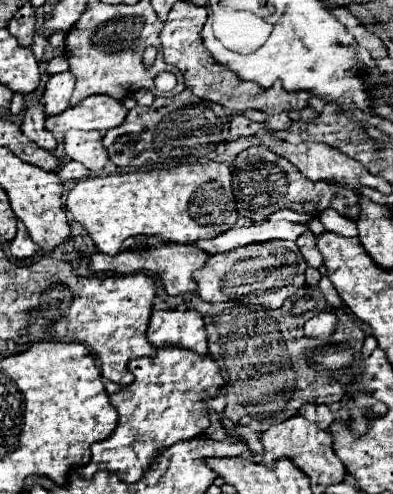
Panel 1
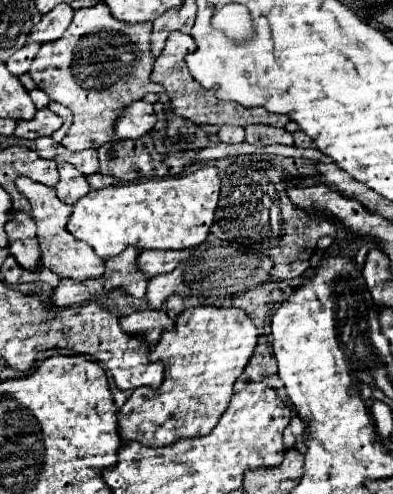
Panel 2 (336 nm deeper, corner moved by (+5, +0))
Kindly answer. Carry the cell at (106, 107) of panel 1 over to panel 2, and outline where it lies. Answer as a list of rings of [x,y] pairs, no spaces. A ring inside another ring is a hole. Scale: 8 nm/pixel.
[[[140,100],[130,104],[122,116],[116,122],[116,134],[118,138],[142,138],[144,134],[152,132],[152,128],[156,126],[158,118],[154,112],[154,106]]]

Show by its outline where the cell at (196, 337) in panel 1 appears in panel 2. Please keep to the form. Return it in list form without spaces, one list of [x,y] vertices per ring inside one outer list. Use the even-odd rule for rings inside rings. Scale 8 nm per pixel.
[[[138,310],[120,318],[122,330],[132,336],[142,336],[148,344],[156,344],[164,330],[170,330],[174,322],[166,316],[164,310]]]

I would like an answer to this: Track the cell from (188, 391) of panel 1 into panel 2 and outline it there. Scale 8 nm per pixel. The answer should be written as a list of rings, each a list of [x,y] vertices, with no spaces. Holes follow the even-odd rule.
[[[196,306],[196,308],[186,308],[184,312],[180,312],[180,318],[182,320],[174,324],[174,330],[165,331],[160,342],[156,344],[156,348],[160,350],[156,358],[160,358],[166,366],[162,386],[158,390],[136,388],[118,412],[120,436],[124,442],[138,440],[144,446],[156,448],[156,446],[168,446],[180,438],[198,438],[198,436],[210,434],[230,404],[230,398],[234,394],[232,386],[236,378],[240,378],[248,360],[254,354],[260,332],[242,308]]]

